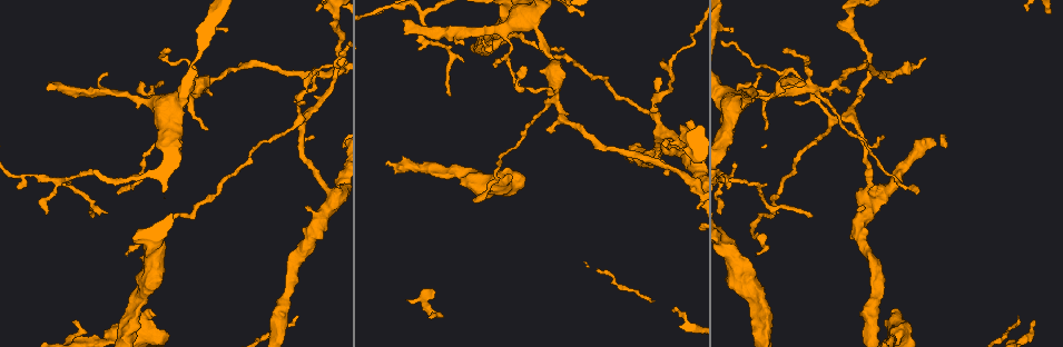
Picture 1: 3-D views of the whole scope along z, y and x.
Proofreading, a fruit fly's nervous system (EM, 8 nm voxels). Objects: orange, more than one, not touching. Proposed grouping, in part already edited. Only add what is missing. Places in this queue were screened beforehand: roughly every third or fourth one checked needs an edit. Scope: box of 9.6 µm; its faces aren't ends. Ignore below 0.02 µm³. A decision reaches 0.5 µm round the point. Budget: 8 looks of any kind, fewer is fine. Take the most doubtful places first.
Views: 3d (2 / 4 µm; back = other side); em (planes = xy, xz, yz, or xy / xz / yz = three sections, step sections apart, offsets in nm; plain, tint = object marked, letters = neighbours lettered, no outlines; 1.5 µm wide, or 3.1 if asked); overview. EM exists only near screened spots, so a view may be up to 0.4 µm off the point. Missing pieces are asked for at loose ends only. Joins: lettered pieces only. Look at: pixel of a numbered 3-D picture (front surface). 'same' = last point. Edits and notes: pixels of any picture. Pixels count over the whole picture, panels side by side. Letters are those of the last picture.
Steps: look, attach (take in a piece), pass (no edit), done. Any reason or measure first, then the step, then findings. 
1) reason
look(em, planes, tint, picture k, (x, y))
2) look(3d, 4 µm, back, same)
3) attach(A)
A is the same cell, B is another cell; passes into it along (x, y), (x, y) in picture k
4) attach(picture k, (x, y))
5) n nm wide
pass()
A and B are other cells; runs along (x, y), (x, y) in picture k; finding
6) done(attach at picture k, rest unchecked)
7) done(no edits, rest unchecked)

branch stops here
look(em, xy, step 4, letters, picture 1, (313, 137))

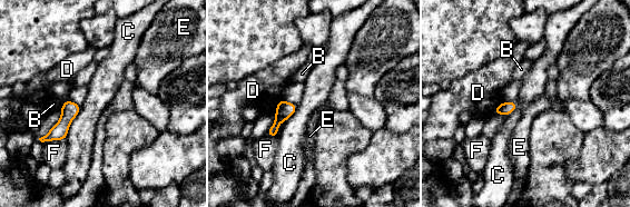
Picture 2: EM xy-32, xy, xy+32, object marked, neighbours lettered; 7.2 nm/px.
look(em, xz, step 4, letters, same)

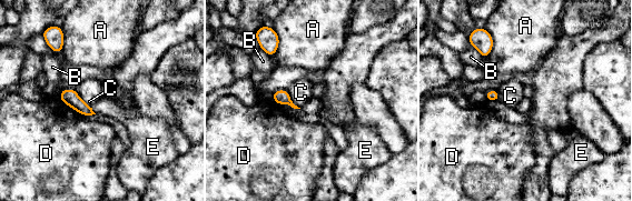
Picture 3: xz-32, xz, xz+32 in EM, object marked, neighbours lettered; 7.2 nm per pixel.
pass()
A, B, C, D and E are other cells; border along (90, 106), (96, 113) in picture 3; no lettered piece goes on from it

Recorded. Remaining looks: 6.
free end
look(3d, 4 µm, back, picture 1, (48, 86))

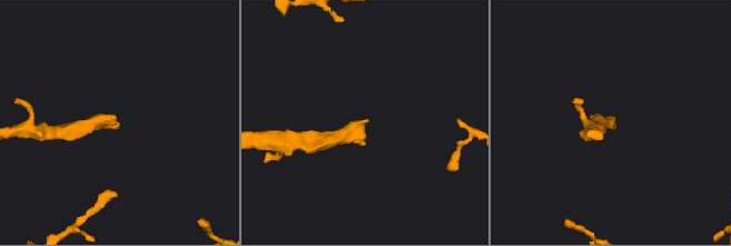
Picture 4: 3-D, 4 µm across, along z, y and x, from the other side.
look(em, xy, step 8, letters, picture 4, (612, 123))

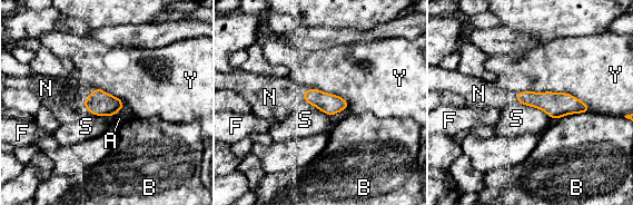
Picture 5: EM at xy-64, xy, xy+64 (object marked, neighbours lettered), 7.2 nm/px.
Y touches over 480 nm
attach(picture 5, (66, 110))
N is the same cell, A, B, F, S and Y are other cells; it goes on there

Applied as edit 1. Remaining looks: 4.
done(attach at picture 5, rest unchecked)

